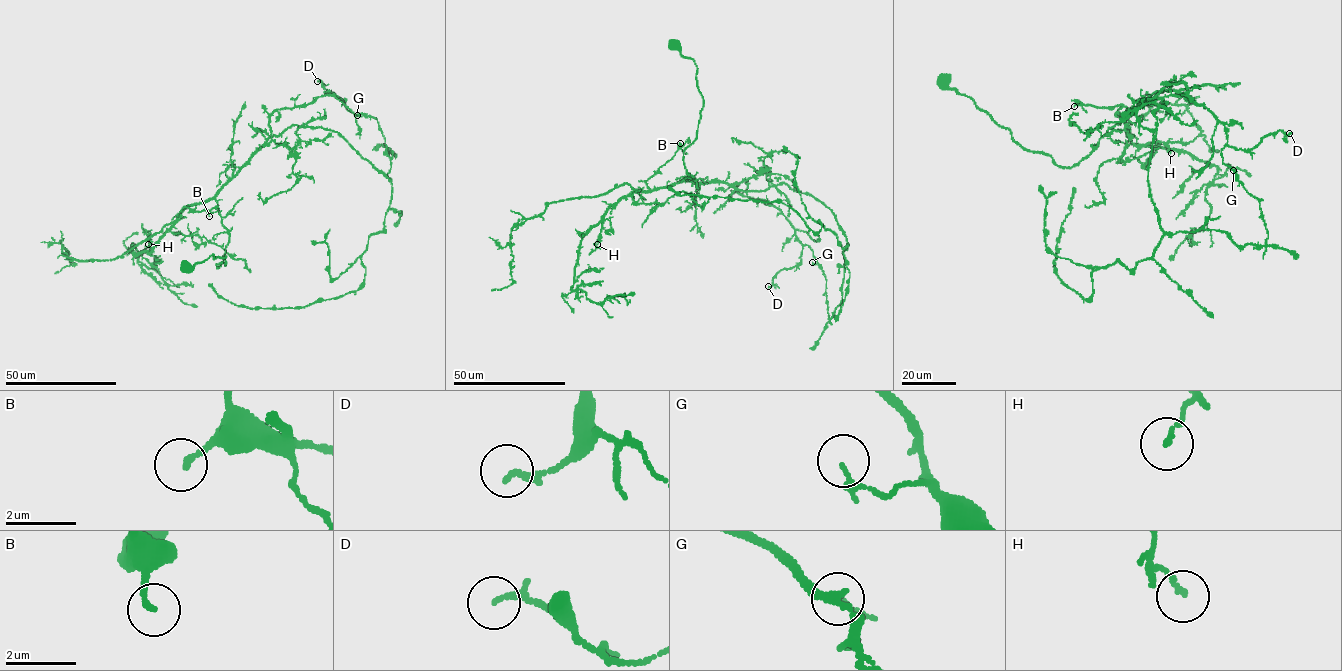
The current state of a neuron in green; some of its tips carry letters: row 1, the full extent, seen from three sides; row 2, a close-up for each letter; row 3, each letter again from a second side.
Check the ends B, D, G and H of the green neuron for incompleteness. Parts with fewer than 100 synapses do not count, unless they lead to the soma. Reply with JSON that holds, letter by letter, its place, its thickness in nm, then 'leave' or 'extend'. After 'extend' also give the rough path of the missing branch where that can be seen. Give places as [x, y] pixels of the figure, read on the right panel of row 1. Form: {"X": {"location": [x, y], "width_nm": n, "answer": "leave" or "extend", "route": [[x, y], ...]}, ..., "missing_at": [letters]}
{"B": {"location": [1074, 106], "width_nm": 140, "answer": "leave"}, "D": {"location": [1289, 133], "width_nm": 200, "answer": "leave"}, "G": {"location": [1233, 170], "width_nm": 180, "answer": "leave"}, "H": {"location": [1171, 153], "width_nm": 120, "answer": "leave"}, "missing_at": []}

